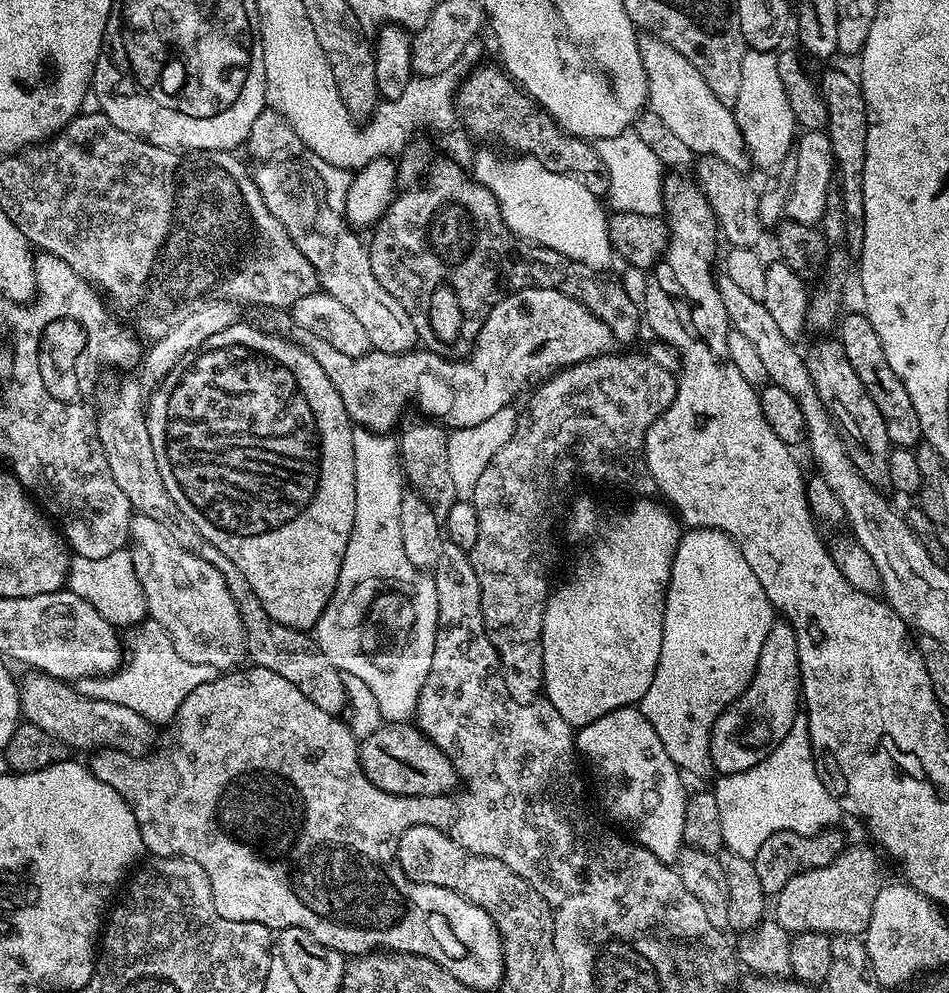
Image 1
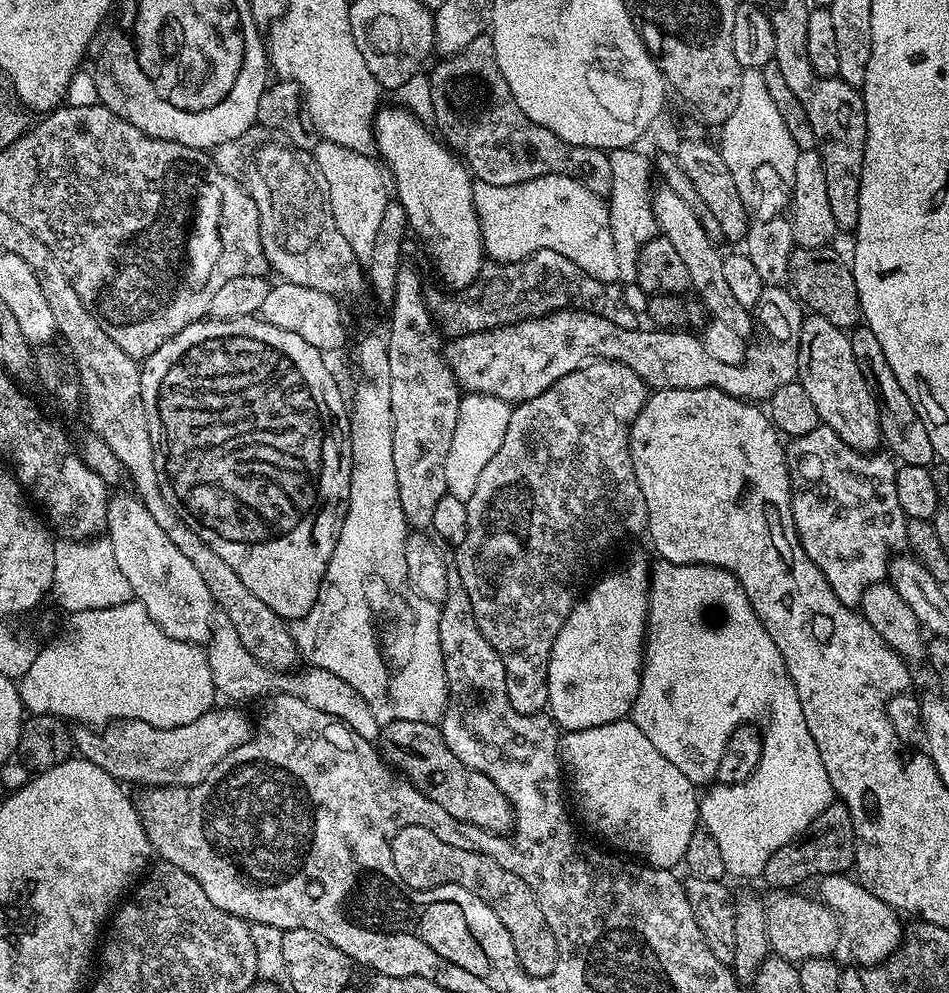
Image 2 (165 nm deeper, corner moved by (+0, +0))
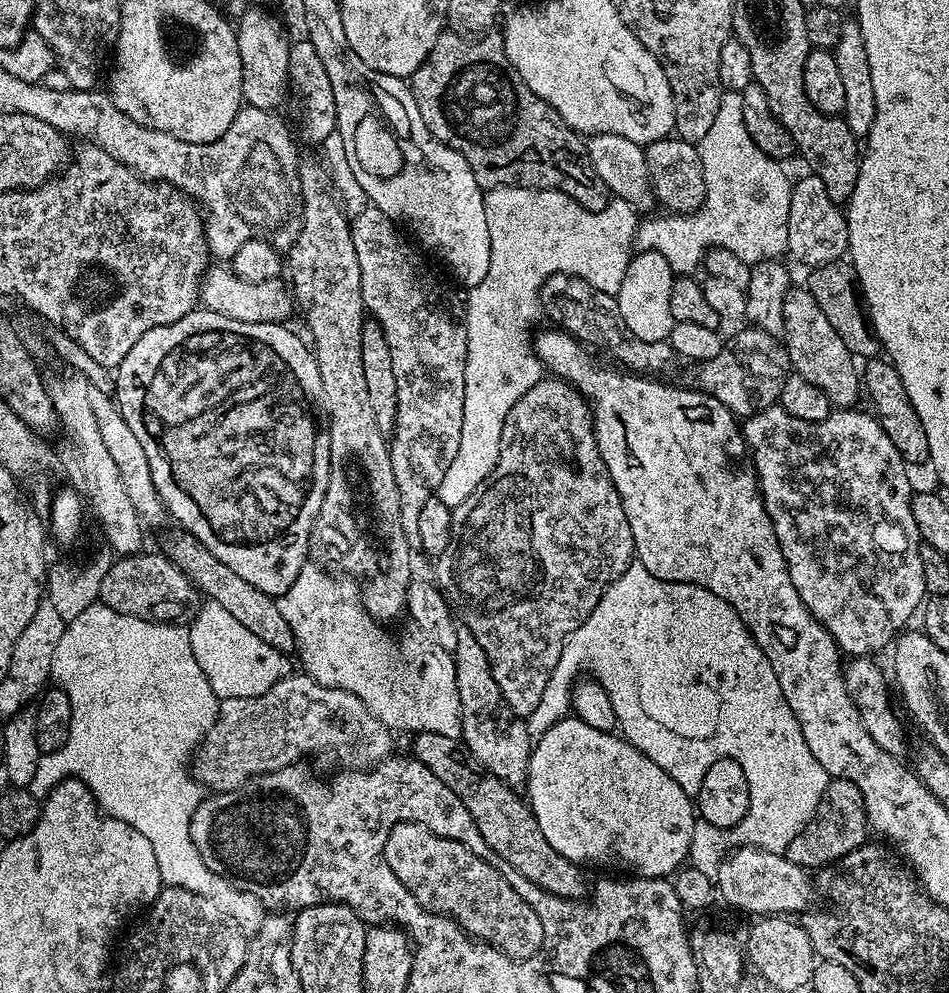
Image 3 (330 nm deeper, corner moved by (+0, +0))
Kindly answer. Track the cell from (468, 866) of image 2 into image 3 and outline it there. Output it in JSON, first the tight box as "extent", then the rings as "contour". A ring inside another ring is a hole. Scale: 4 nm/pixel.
{"extent":[384,822,543,961],"contour":[[[402,822],[390,830],[384,847],[390,870],[428,912],[445,913],[471,937],[490,943],[515,961],[531,960],[543,949],[538,914],[498,874],[496,865],[478,858],[457,840],[442,838],[421,824]]]}

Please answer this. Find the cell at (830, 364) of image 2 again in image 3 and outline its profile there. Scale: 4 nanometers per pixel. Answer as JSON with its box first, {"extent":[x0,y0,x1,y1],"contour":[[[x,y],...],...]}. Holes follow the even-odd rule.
{"extent":[782,286,862,409],"contour":[[[792,286],[786,294],[782,314],[782,347],[791,371],[806,378],[806,382],[814,382],[814,386],[818,386],[818,390],[822,390],[826,398],[830,398],[833,409],[851,409],[855,405],[852,403],[862,396],[862,372],[852,352],[846,350],[846,342],[838,338],[838,330],[834,330],[834,326],[830,326],[830,321],[826,319],[826,314],[822,314],[822,306],[814,302],[807,287]]]}

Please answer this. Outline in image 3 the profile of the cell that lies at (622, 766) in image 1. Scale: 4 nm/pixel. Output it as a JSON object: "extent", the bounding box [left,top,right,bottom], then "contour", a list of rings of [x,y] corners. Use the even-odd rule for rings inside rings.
{"extent":[526,718,698,878],"contour":[[[575,718],[556,721],[533,743],[532,757],[528,763],[527,788],[526,799],[538,822],[538,827],[542,829],[542,835],[546,837],[546,842],[550,842],[550,846],[554,846],[554,850],[558,850],[558,854],[570,862],[581,866],[597,864],[600,868],[625,868],[628,871],[625,873],[636,876],[668,878],[687,861],[684,859],[692,848],[692,839],[696,836],[696,824],[698,825],[698,812],[694,807],[693,797],[688,796],[686,790],[682,790],[682,786],[678,786],[678,782],[674,782],[674,778],[670,778],[670,774],[662,770],[662,766],[654,766],[654,762],[650,762],[650,758],[646,758],[646,754],[642,754],[629,740],[625,740],[623,735],[594,730],[594,726],[586,726],[586,722]]]}

